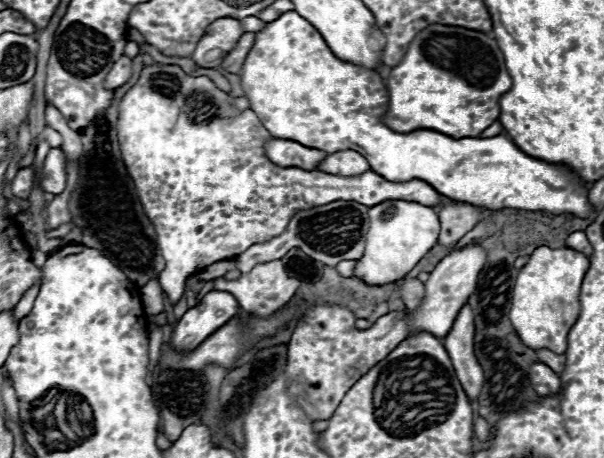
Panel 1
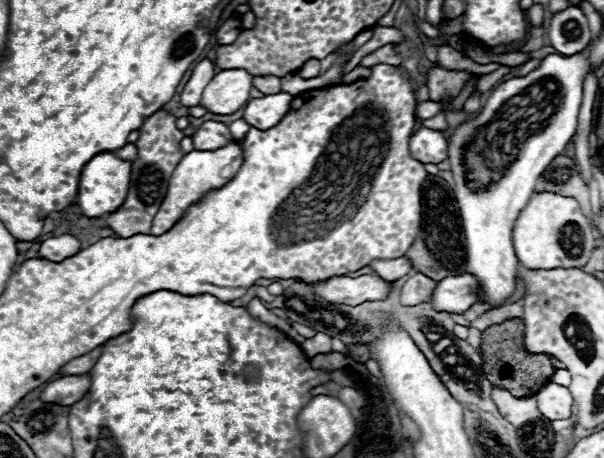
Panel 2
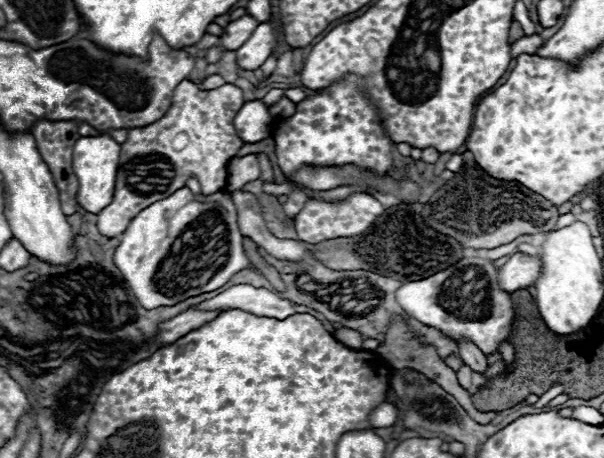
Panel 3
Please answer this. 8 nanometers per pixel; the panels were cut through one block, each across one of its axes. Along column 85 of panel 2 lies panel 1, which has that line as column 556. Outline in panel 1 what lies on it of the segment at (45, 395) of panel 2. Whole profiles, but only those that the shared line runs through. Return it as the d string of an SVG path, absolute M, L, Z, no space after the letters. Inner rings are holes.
M532 364L530 380L532 380L534 390L540 396L554 396L560 390L560 376L556 372L552 372L546 364Z

